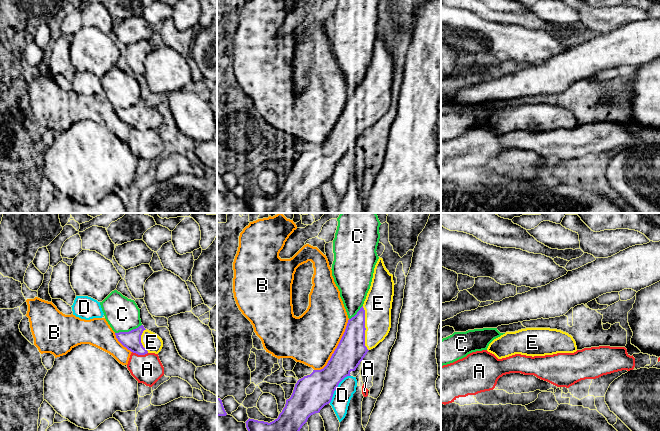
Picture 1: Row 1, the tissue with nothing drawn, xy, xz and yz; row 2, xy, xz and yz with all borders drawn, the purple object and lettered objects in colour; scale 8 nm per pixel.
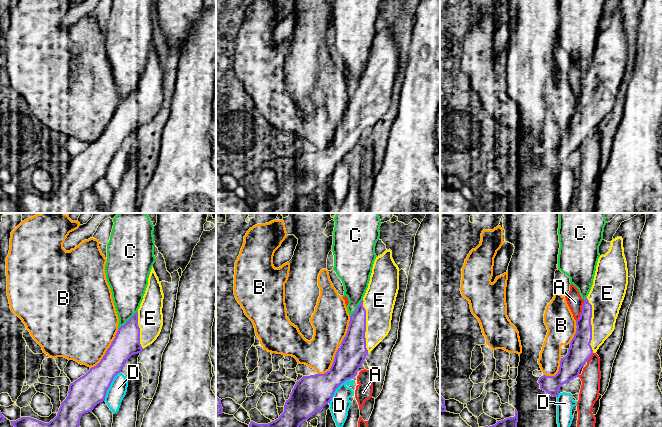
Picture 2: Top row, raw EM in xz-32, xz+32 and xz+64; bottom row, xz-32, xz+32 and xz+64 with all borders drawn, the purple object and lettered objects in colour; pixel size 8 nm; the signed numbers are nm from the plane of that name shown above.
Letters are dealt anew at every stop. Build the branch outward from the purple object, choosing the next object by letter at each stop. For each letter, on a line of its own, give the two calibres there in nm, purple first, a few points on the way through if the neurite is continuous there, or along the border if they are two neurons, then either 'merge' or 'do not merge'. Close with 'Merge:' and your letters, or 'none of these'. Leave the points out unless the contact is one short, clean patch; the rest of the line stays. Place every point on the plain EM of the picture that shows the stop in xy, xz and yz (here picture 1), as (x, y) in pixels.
A: 150/240 nm | do not merge
B: 240/420 nm | do not merge
C: 150/280 nm | do not merge
D: 300/150 nm | do not merge
E: 240/220 nm | across xz (351, 126), (365, 104), (373, 96), (378, 79) | merge
Merge: E

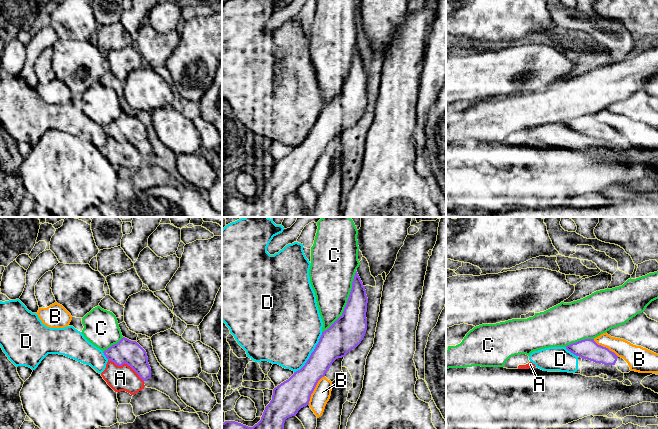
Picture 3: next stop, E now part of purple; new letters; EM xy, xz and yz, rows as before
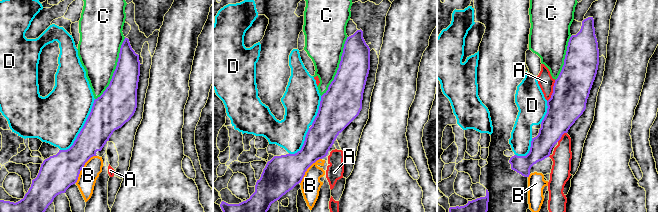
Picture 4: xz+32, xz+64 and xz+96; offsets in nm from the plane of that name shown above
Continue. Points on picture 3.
A: 190/200 nm | do not merge
B: 260/140 nm | do not merge
C: 280/340 nm | do not merge
D: 260/500 nm | do not merge
Merge: none of these

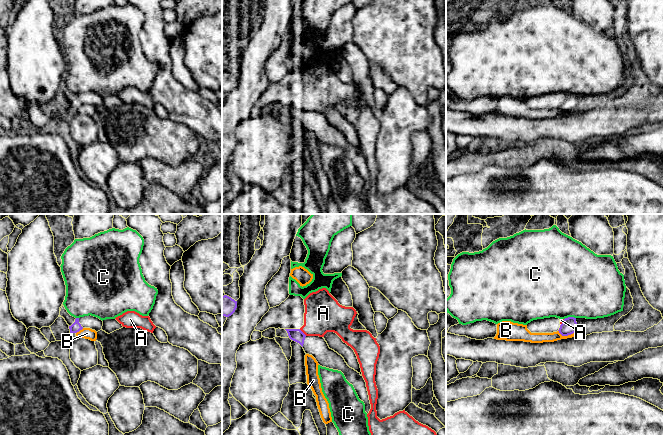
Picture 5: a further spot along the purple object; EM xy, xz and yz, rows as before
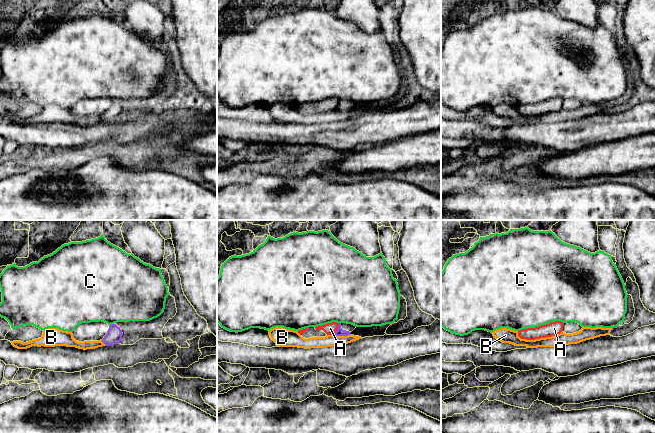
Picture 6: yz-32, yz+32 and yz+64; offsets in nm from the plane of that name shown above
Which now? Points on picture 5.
A: 100/300 nm | along xz (299, 105), (306, 111) | do not merge
B: 130/80 nm | along yz (558, 106), (562, 111), (570, 111), (574, 108) | do not merge
C: 130/500 nm | along yz (575, 93), (566, 93), (564, 95) | do not merge
Merge: none of these

